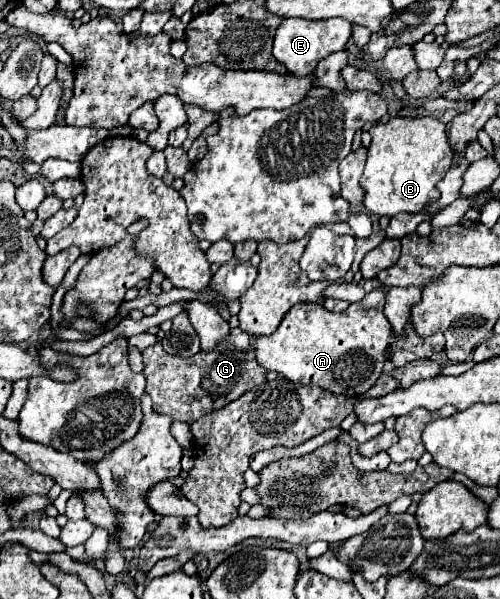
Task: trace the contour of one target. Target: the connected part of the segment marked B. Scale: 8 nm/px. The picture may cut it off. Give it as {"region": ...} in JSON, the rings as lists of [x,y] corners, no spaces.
{"region":[[[391,117],[387,123],[373,125],[369,133],[373,141],[361,177],[365,209],[389,217],[395,217],[397,213],[421,213],[439,197],[435,185],[451,169],[453,151],[449,147],[445,123],[435,117]]]}

